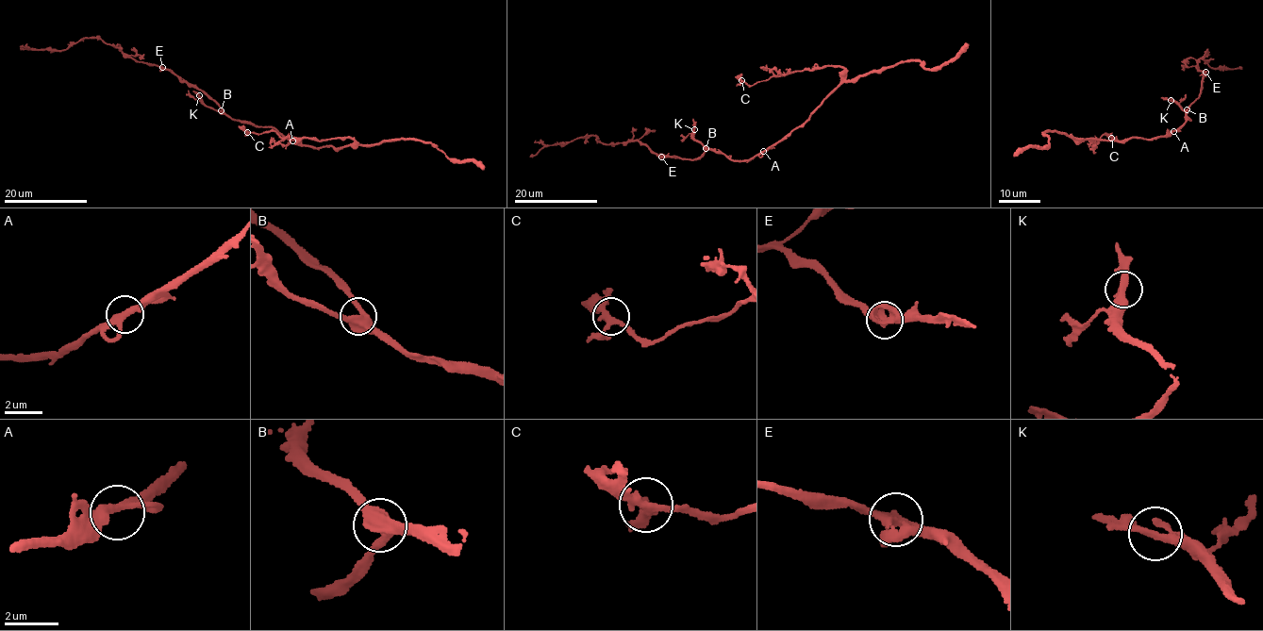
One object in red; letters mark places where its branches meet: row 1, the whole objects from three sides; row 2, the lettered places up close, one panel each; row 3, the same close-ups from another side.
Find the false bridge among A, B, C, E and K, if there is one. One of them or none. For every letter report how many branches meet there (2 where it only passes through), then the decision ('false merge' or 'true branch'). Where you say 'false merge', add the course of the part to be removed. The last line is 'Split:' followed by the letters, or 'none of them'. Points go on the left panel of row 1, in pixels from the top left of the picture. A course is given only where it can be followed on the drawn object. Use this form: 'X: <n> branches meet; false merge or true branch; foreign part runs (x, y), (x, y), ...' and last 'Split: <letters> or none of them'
A: 3 branches meet; true branch
B: 3 branches meet; true branch
C: 3 branches meet; true branch
E: 3 branches meet; true branch
K: 3 branches meet; true branch
Split: none of them

